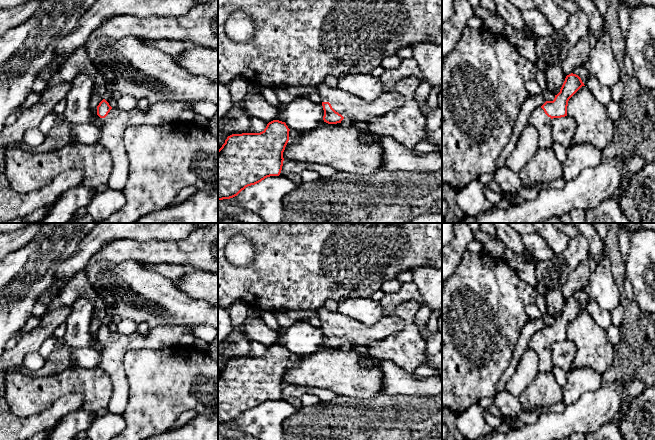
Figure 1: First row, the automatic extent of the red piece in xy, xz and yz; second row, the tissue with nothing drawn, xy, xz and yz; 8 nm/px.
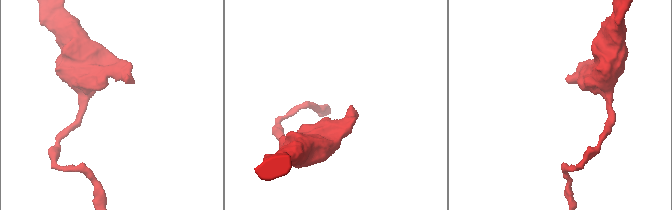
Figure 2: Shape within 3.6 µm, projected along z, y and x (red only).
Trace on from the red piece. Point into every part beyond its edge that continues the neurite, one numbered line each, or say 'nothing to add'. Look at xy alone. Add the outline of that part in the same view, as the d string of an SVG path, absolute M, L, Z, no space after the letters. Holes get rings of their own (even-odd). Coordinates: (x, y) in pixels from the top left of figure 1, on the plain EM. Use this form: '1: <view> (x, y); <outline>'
1: xy (114, 348); M157 326L150 328L146 335L138 332L112 332L108 339L102 342L103 350L99 361L99 368L110 376L113 385L108 412L122 415L128 405L129 382L123 368L125 353L131 349L158 349L178 345L186 334L196 339L188 326Z

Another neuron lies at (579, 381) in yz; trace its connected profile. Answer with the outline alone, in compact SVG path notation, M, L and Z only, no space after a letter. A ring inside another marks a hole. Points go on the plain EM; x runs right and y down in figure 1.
M582 367L575 370L571 370L567 373L567 383L562 388L563 398L562 401L566 406L575 403L579 397L589 391L595 391L599 389L603 384L602 375L593 370L592 368Z

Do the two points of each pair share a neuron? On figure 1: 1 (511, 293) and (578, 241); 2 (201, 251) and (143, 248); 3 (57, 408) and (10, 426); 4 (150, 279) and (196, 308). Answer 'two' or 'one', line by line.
1: two
2: one
3: one
4: one

